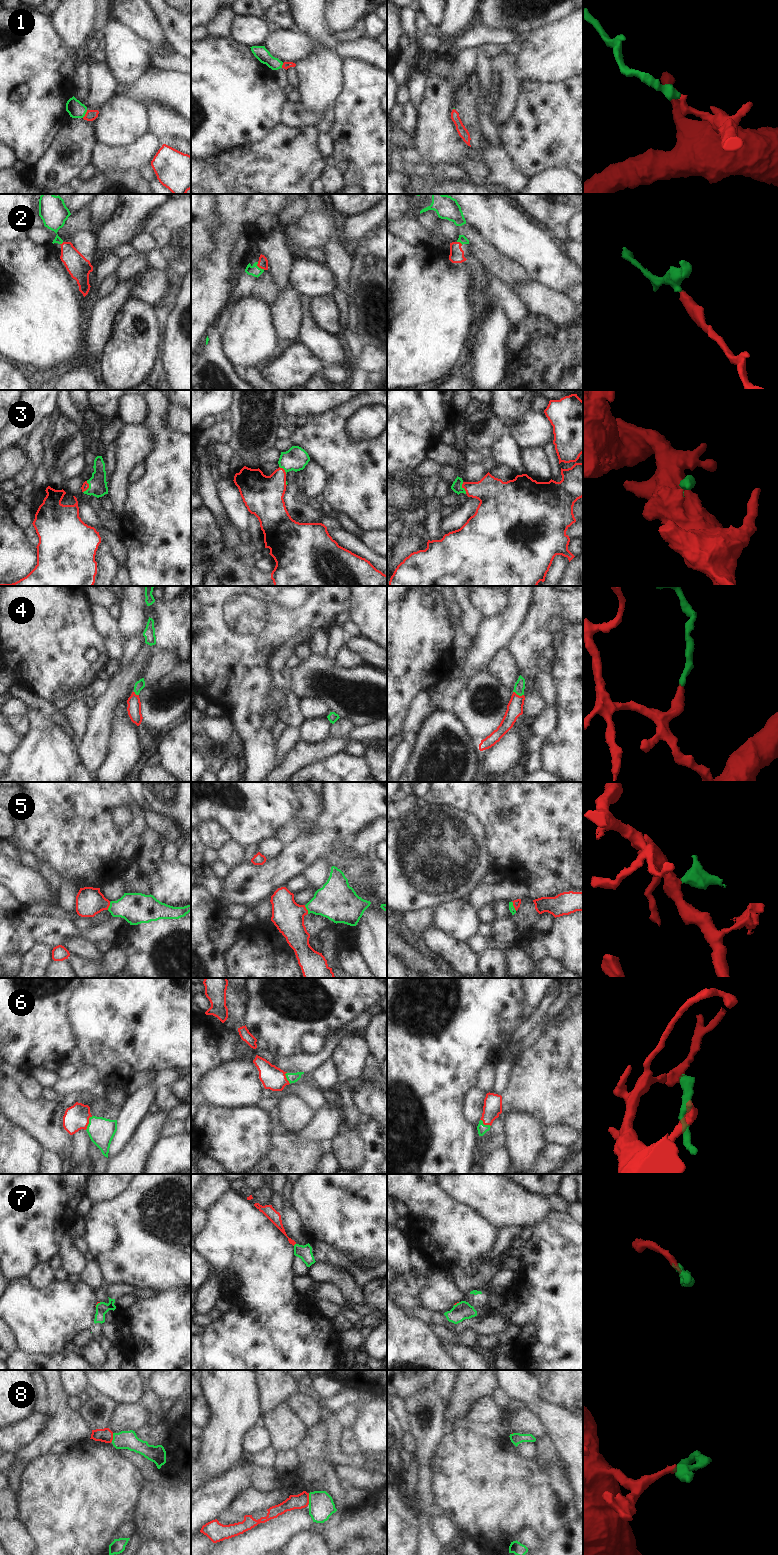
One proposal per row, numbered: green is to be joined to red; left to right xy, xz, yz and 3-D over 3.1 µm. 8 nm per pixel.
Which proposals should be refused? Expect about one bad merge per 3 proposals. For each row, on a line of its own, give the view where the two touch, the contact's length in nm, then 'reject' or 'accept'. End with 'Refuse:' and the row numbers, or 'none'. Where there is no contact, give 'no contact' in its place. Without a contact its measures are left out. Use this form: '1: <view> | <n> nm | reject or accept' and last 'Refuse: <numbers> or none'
1: xy | 80 nm | accept
2: xz | 90 nm | accept
3: yz | 100 nm | accept
4: yz | 90 nm | accept
5: yz | 90 nm | accept
6: xy | 130 nm | accept
7: xz | 30 nm | accept
8: xz | 90 nm | accept
Refuse: none

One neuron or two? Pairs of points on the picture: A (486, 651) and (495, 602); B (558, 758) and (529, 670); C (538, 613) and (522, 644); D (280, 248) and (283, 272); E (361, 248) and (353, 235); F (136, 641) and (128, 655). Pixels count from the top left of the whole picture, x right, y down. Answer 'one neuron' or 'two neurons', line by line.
A: two neurons
B: two neurons
C: one neuron
D: one neuron
E: two neurons
F: one neuron

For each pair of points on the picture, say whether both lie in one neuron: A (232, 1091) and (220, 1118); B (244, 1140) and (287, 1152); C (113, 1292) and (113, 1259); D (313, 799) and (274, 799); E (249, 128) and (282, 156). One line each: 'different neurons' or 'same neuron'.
A: different neurons
B: different neurons
C: different neurons
D: different neurons
E: different neurons

